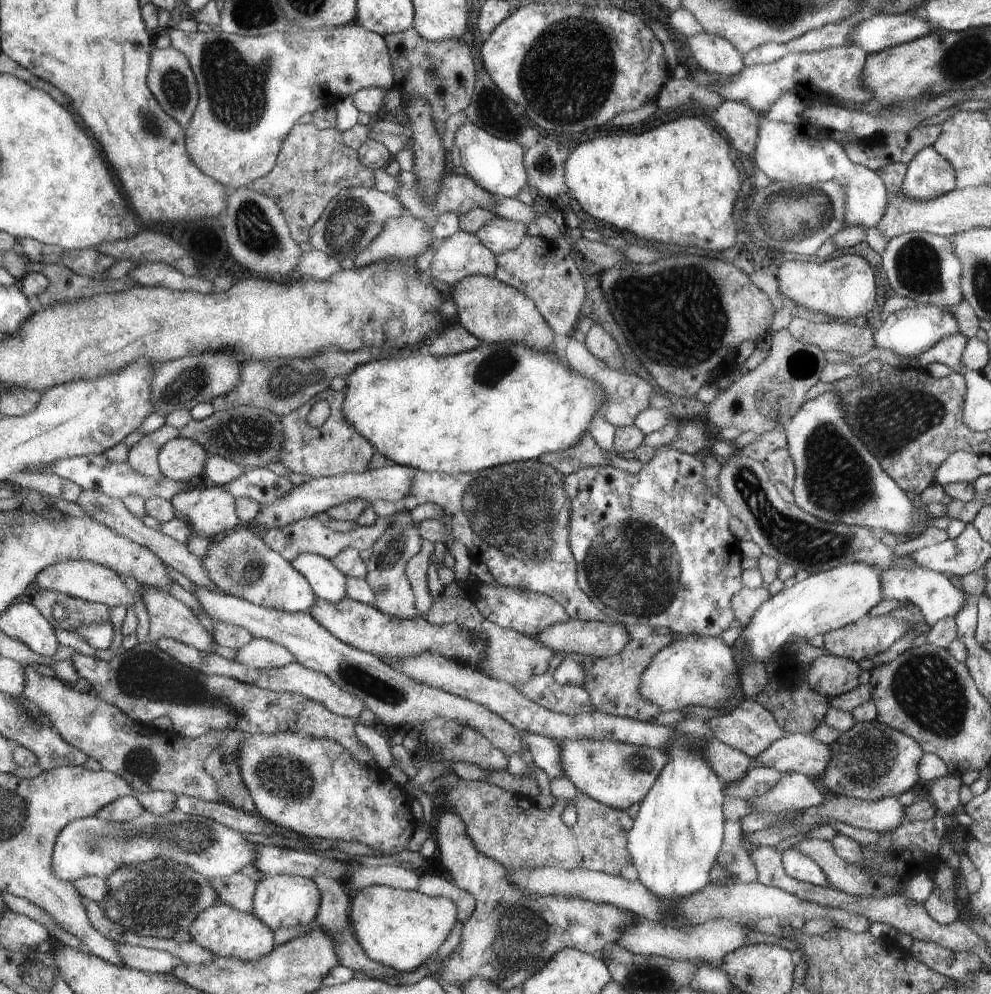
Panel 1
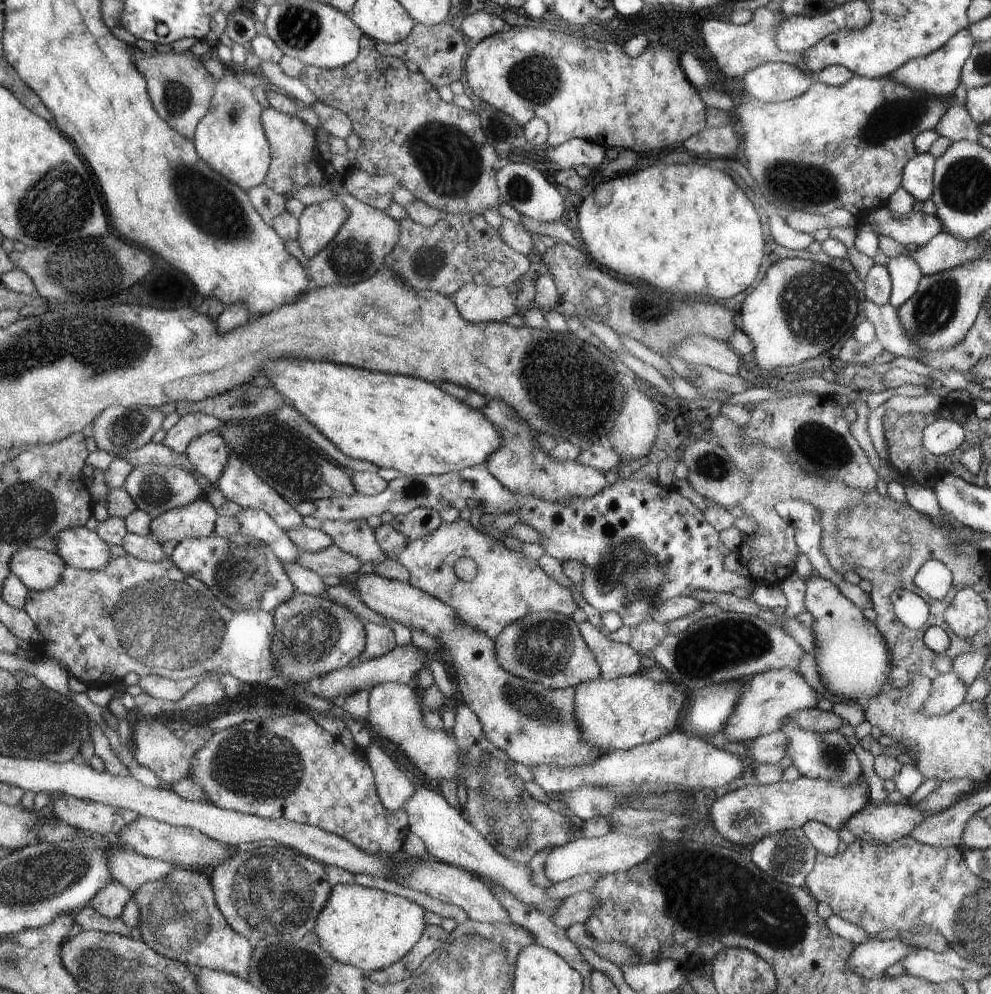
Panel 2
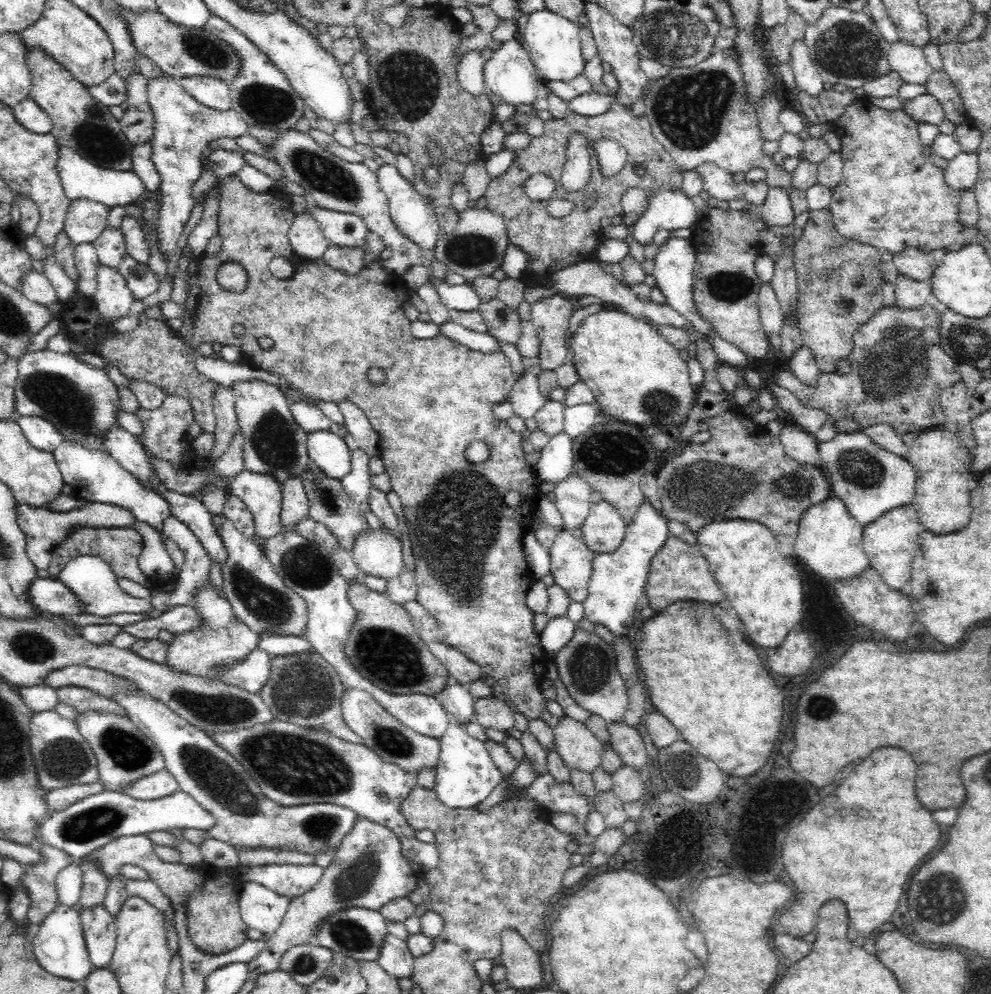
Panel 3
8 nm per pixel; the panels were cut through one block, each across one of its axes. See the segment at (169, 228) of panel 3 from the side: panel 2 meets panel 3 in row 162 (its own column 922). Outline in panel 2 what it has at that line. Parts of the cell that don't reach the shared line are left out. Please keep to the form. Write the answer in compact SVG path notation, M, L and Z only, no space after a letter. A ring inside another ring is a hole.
M915 153L903 168L900 186L903 187L915 200L930 198L932 187L932 172L934 156L927 153Z

